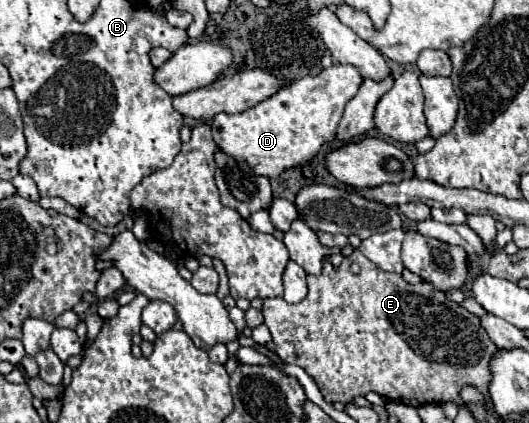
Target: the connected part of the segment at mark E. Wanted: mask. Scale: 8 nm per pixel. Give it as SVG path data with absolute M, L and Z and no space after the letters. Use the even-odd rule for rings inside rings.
M358 249L350 257L344 257L340 267L334 267L326 259L320 275L308 275L308 295L298 305L288 305L284 299L272 297L264 301L262 313L280 359L302 367L316 381L328 403L340 401L346 405L358 395L376 391L386 399L412 407L424 403L440 405L446 401L462 405L458 393L464 383L478 387L488 397L488 361L496 353L496 345L480 327L480 319L426 281L412 285L402 275L382 271ZM354 263L358 265L358 273L352 271Z

